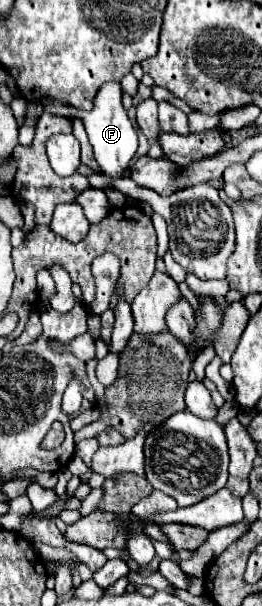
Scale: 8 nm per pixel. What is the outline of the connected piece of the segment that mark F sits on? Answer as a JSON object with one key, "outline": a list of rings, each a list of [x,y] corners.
{"outline":[[[109,82],[99,90],[99,94],[95,98],[95,108],[91,112],[77,110],[77,108],[71,108],[71,106],[63,106],[57,100],[43,100],[43,108],[51,114],[81,118],[83,124],[85,124],[85,130],[89,134],[89,142],[93,146],[93,152],[95,152],[95,160],[99,162],[103,174],[109,176],[109,178],[115,178],[115,180],[123,178],[125,170],[129,168],[133,154],[137,152],[137,134],[135,134],[133,124],[127,118],[127,112],[121,104],[121,86],[117,82]]]}

